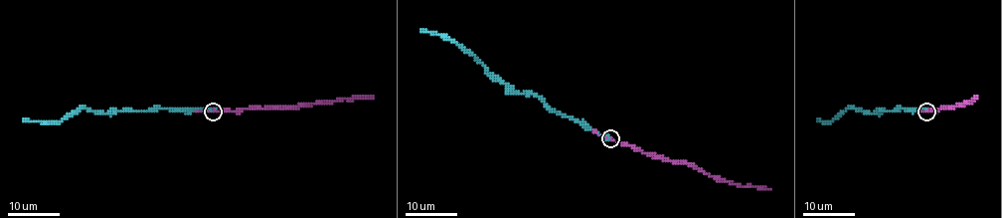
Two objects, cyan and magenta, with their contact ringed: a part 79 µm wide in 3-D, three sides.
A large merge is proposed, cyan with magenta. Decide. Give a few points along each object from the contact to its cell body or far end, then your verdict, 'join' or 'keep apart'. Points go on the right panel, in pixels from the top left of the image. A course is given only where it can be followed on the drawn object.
cyan runs (926, 111), (901, 109), (865, 112), (848, 108), (831, 121), (824, 123), (818, 119); magenta runs (926, 111), (963, 104), (977, 97); join

